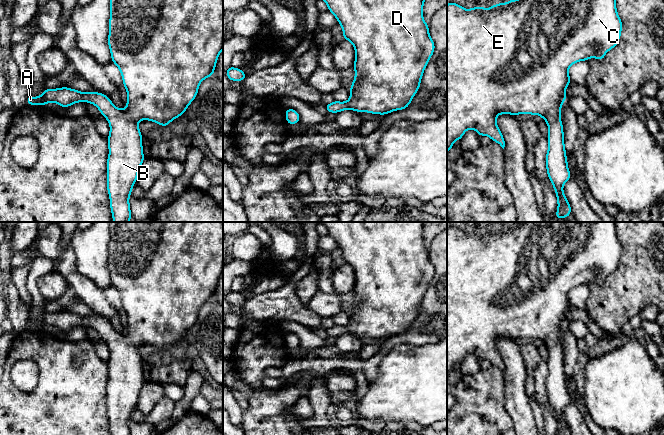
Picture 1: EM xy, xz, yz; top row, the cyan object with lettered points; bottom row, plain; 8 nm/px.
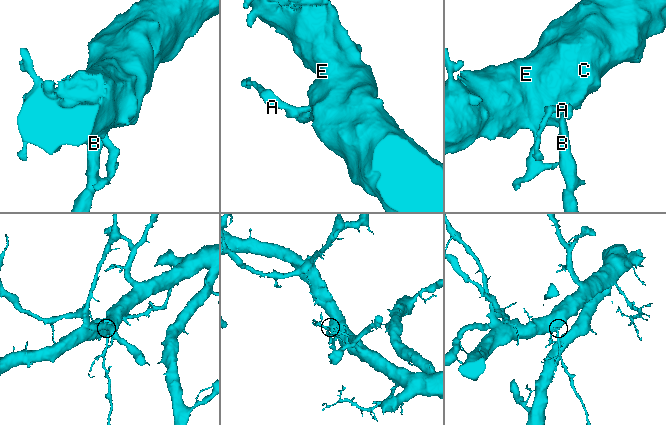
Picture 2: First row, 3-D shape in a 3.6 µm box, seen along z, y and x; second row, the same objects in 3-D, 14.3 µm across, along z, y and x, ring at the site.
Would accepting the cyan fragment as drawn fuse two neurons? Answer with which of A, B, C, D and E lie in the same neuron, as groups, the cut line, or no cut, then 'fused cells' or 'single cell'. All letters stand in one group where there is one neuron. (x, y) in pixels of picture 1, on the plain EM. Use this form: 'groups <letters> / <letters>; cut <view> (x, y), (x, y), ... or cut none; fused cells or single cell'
groups A B C D E; cut none; single cell

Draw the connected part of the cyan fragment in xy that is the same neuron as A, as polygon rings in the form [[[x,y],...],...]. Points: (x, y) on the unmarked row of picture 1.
[[[110,222],[108,270],[112,286],[120,294],[127,315],[125,333],[114,330],[100,316],[81,316],[68,311],[45,313],[39,321],[28,320],[26,329],[47,329],[54,326],[67,332],[82,325],[95,329],[110,350],[108,359],[107,415],[111,435],[131,435],[129,421],[145,384],[142,357],[138,346],[149,344],[164,352],[183,339],[196,322],[200,307],[214,299],[218,281],[223,274],[223,222]]]

